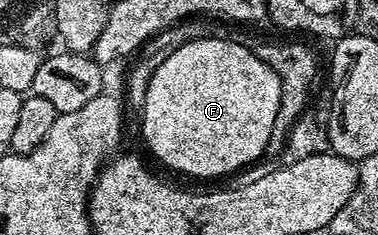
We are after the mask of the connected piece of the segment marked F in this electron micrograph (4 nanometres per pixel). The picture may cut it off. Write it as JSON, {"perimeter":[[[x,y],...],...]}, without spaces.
{"perimeter":[[[199,38],[195,46],[187,42],[180,48],[179,54],[171,54],[163,62],[163,70],[155,70],[151,74],[151,79],[147,82],[147,91],[143,94],[143,114],[147,117],[147,146],[152,154],[161,162],[164,162],[169,169],[179,170],[183,174],[192,174],[195,178],[219,178],[222,174],[231,174],[234,170],[239,170],[242,166],[247,166],[250,162],[261,159],[267,153],[269,144],[269,132],[273,132],[273,120],[277,120],[277,112],[281,104],[281,80],[269,64],[260,60],[258,53],[254,49],[242,46],[239,42],[230,42],[227,38]]]}

